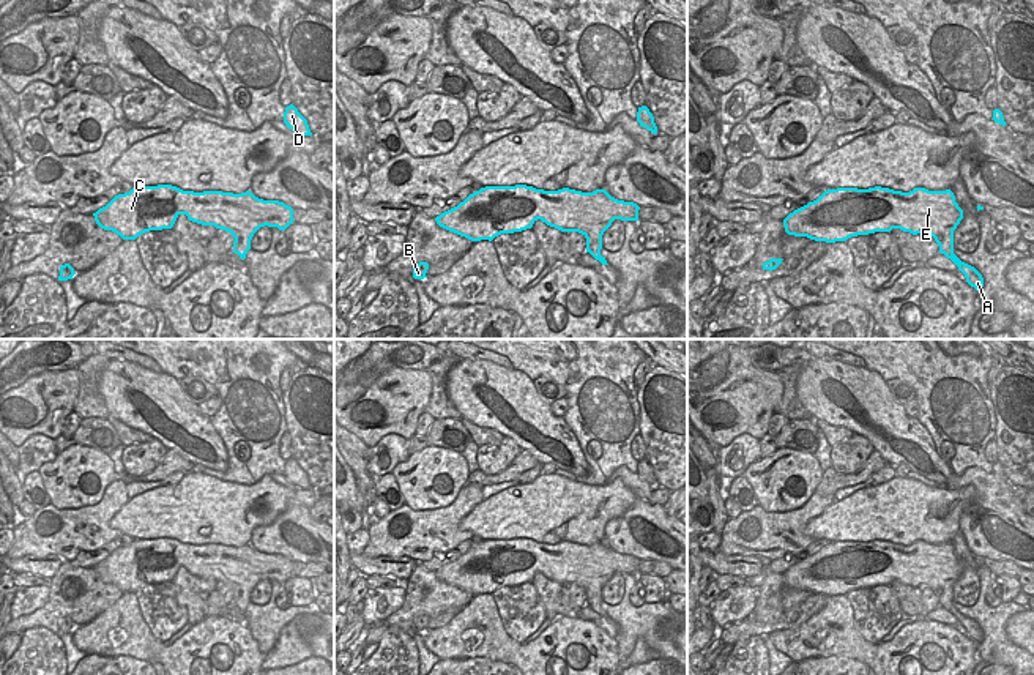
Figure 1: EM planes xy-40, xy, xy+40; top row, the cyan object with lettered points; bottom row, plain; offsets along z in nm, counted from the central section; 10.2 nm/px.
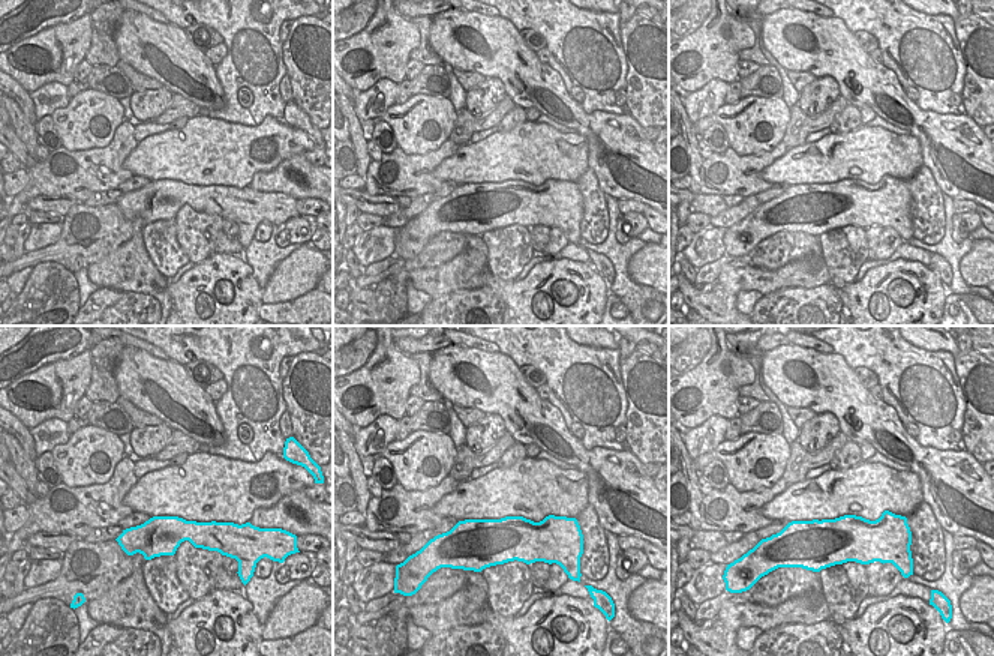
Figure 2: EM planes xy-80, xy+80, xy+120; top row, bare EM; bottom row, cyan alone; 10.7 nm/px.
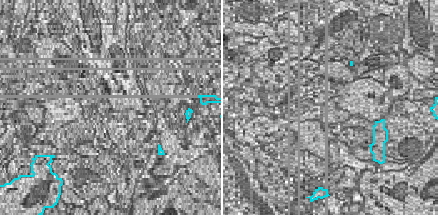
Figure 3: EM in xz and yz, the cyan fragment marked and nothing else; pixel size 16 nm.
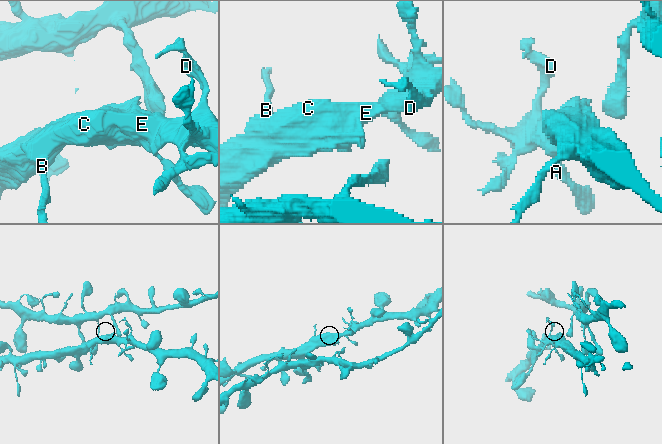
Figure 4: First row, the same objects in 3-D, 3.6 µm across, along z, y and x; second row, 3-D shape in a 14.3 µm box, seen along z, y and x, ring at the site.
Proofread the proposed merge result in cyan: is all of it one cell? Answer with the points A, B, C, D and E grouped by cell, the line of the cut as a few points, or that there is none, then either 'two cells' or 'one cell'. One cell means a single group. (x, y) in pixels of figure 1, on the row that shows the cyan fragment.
A B C D E; no cut; one cell

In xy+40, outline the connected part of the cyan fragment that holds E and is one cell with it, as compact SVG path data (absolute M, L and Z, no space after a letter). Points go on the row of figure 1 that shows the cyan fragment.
M837 188L824 191L816 200L794 210L783 219L785 232L815 241L846 241L851 237L900 229L913 235L928 233L939 252L950 259L977 292L982 274L954 254L954 230L963 210L950 189L909 192L889 188Z

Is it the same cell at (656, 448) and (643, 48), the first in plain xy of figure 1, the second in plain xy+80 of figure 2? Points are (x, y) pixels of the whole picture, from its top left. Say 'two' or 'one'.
one

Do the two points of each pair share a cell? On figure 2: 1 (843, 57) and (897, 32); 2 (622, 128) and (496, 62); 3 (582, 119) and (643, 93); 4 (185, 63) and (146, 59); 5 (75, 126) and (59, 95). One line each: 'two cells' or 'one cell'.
1: two cells
2: one cell
3: two cells
4: one cell
5: two cells

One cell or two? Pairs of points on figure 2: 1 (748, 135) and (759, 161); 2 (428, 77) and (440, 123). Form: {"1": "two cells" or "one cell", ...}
{"1": "two cells", "2": "two cells"}

